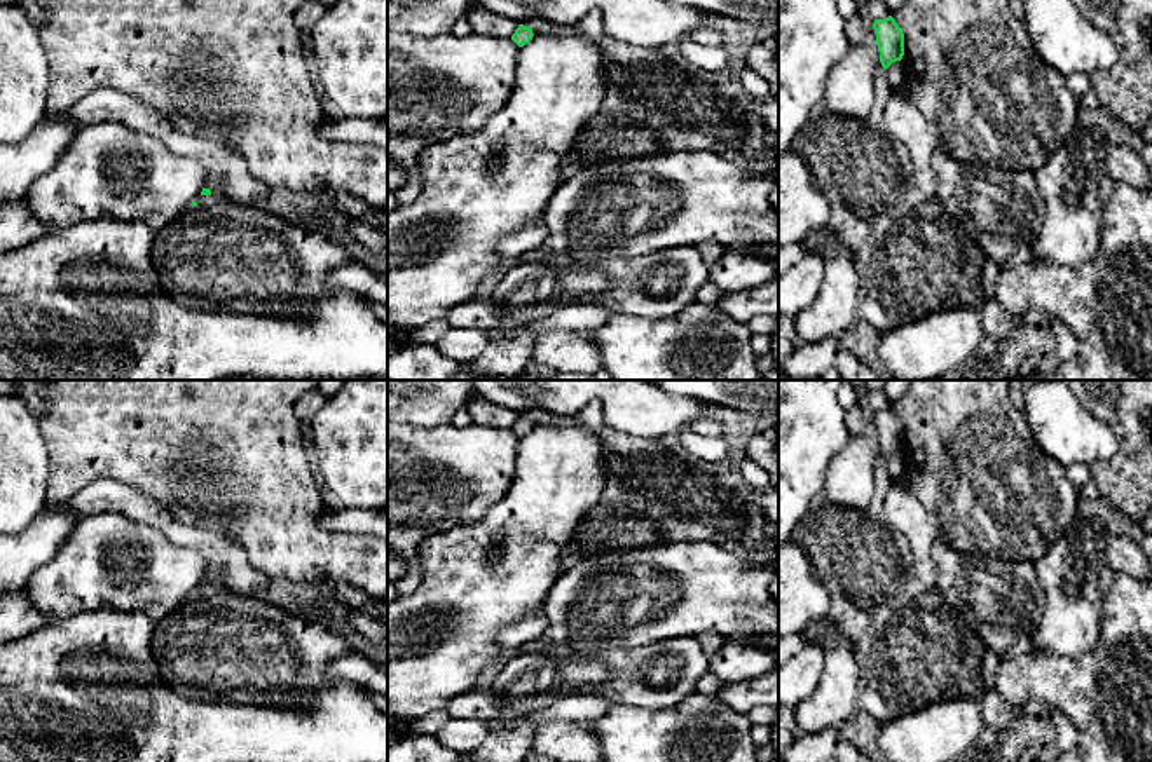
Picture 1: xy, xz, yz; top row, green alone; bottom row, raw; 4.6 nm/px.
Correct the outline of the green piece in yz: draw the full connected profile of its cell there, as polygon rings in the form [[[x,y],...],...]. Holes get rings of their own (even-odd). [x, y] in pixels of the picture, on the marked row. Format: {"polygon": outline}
{"polygon": [[[892,16],[874,19],[873,30],[880,52],[880,63],[887,70],[892,63],[901,61],[904,56],[904,33]]]}

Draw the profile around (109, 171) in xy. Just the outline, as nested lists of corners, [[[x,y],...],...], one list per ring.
[[[120,122],[80,127],[58,162],[28,188],[28,209],[58,234],[89,220],[141,220],[154,232],[202,192],[204,166]]]

